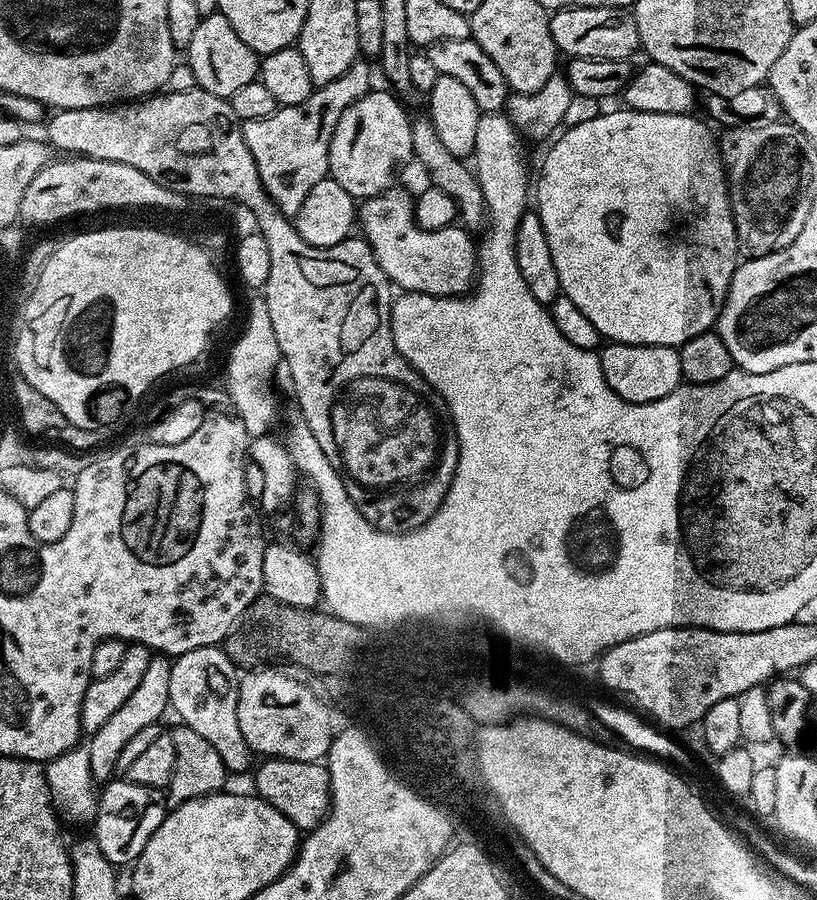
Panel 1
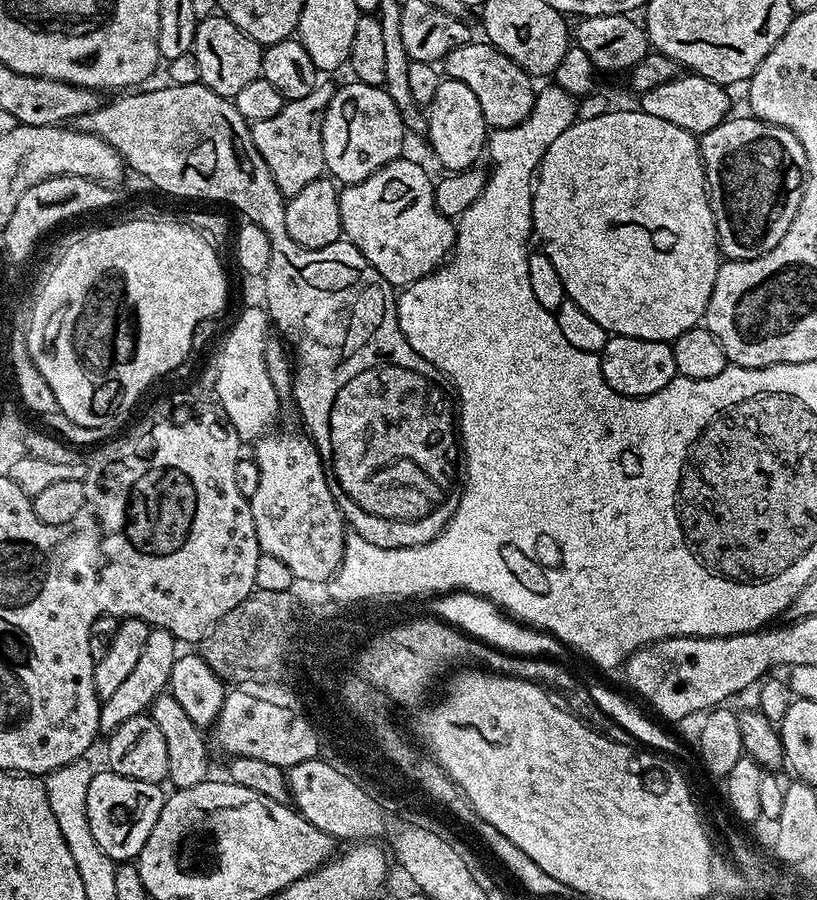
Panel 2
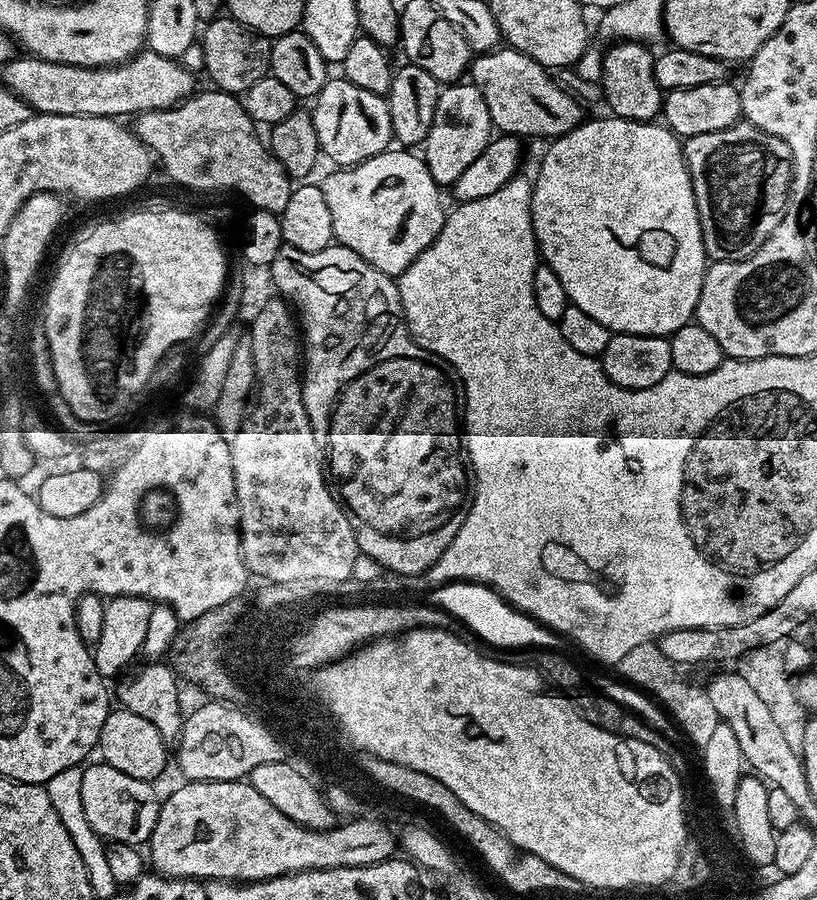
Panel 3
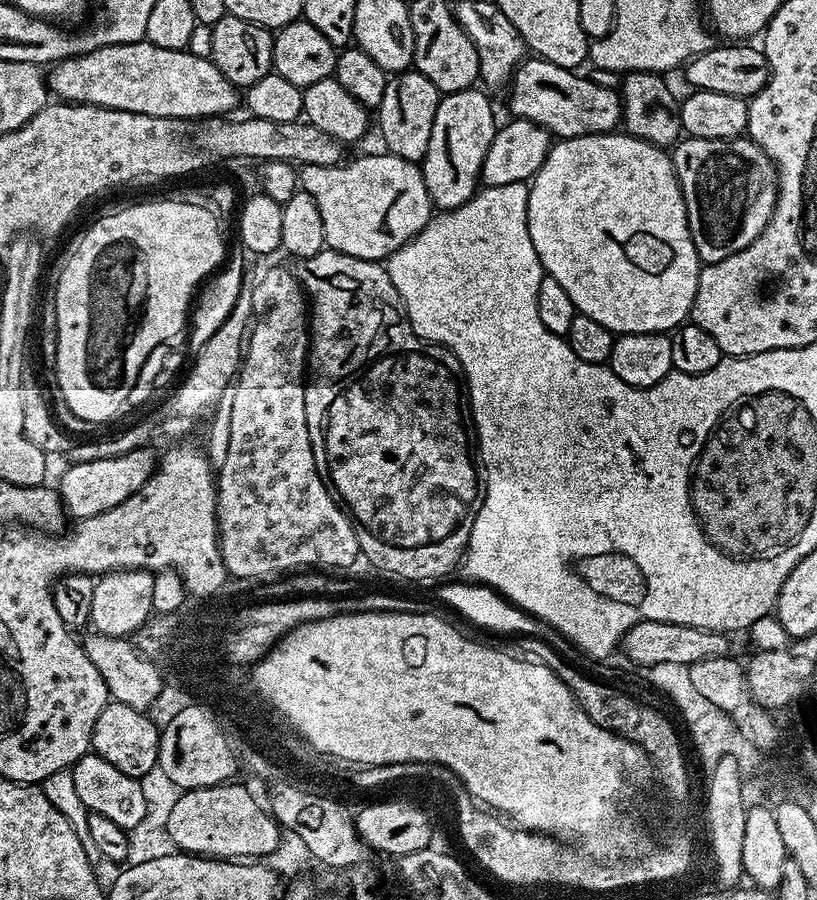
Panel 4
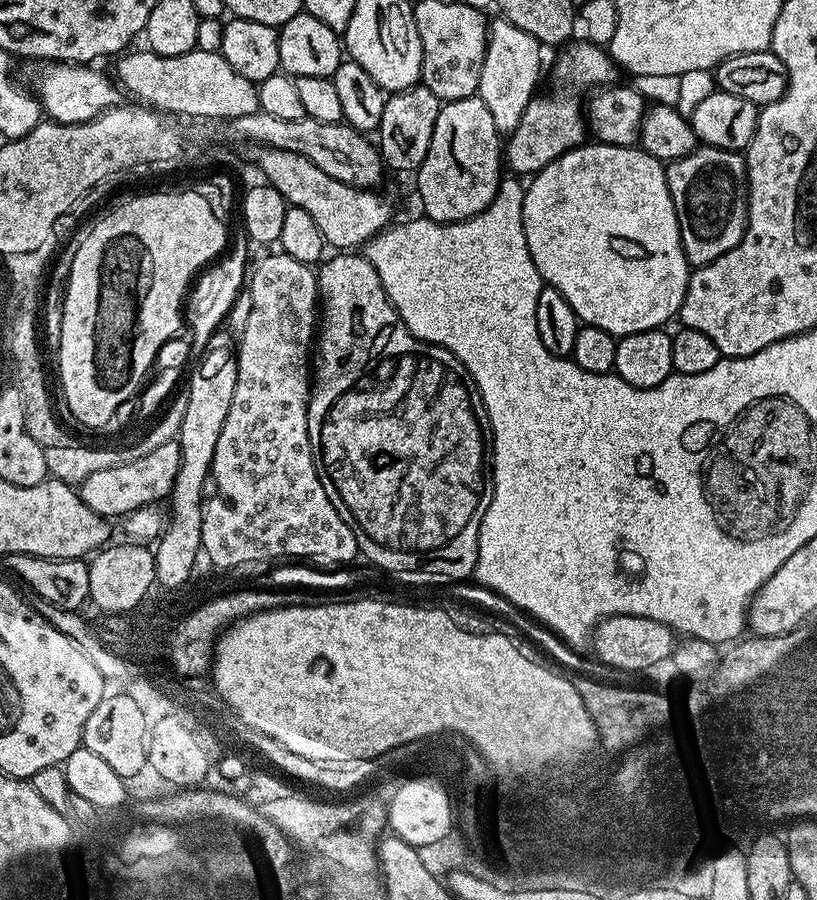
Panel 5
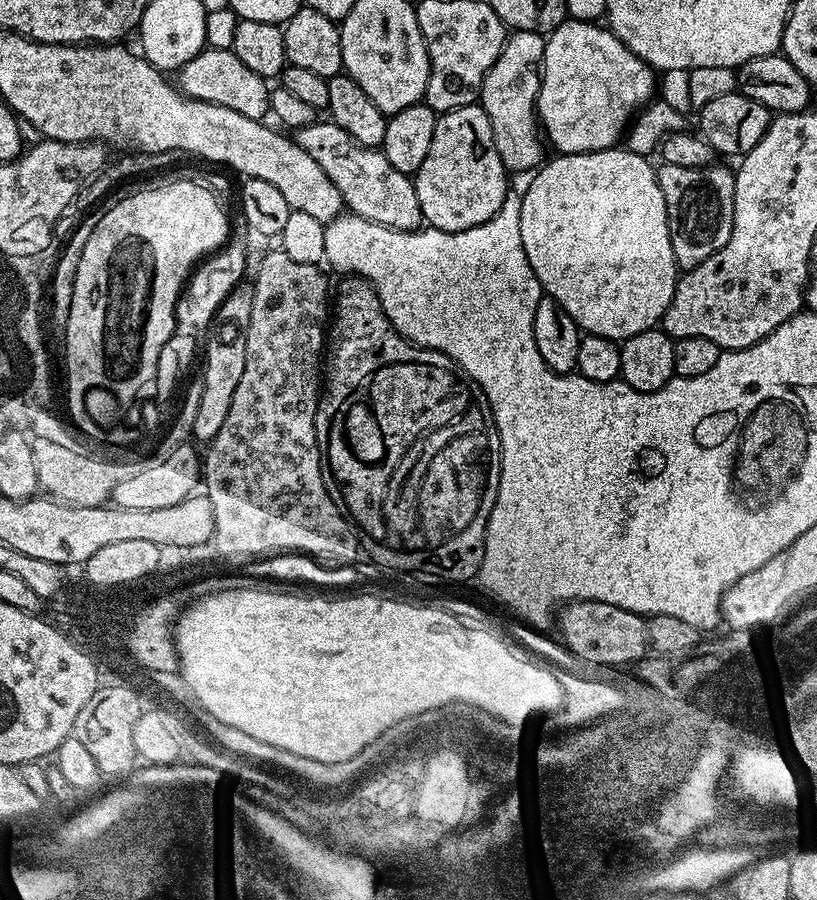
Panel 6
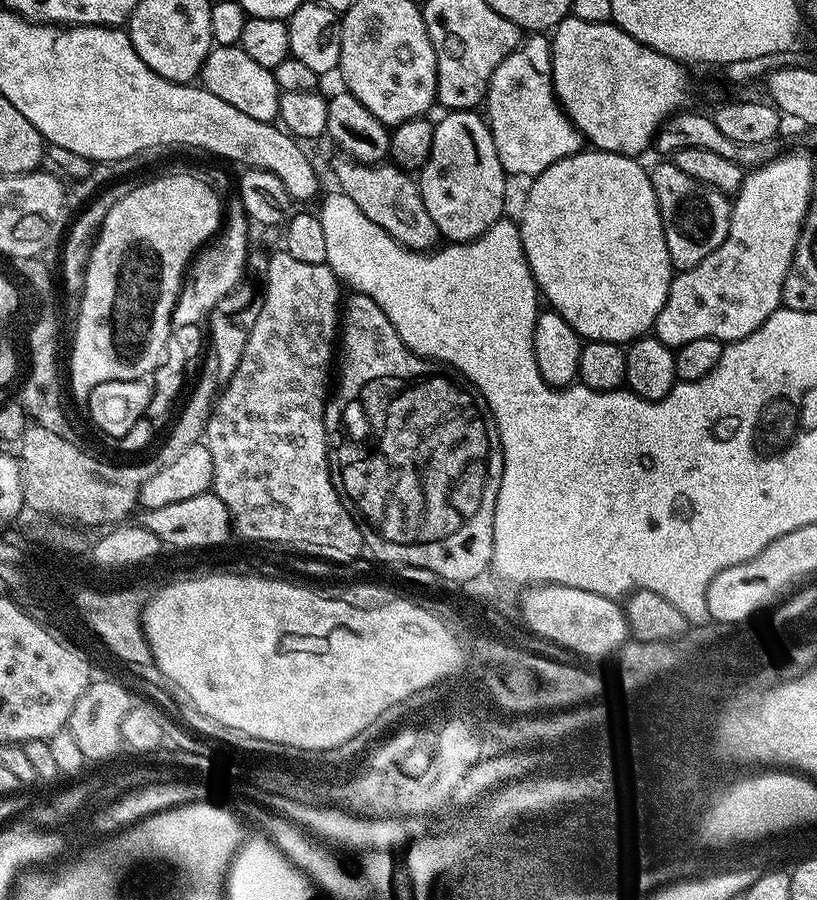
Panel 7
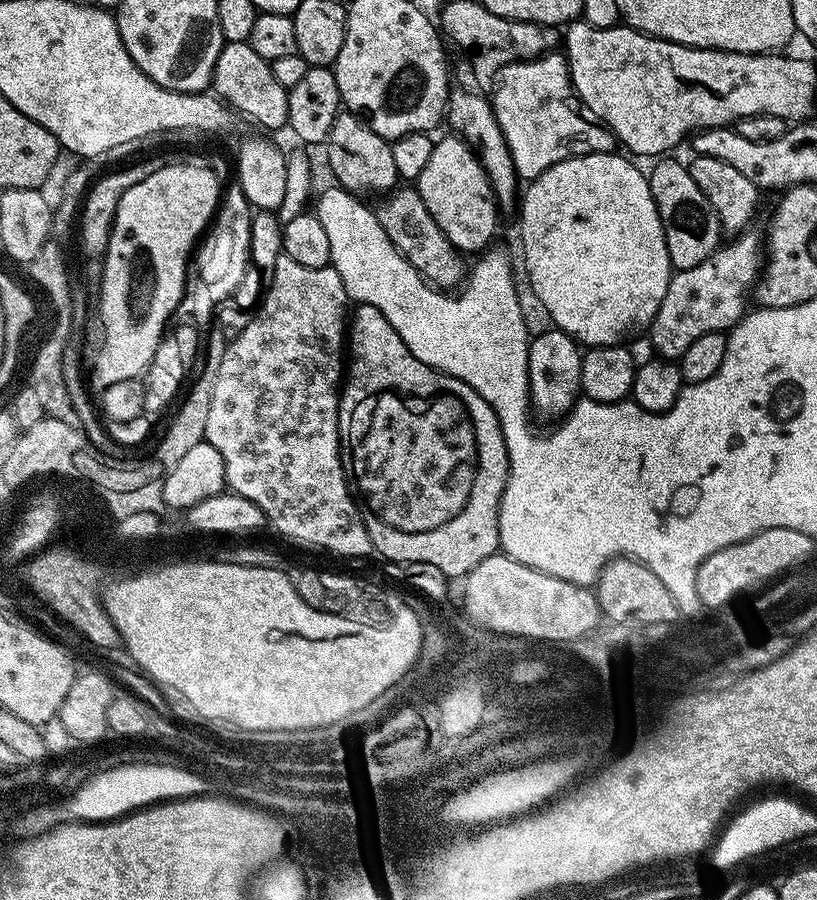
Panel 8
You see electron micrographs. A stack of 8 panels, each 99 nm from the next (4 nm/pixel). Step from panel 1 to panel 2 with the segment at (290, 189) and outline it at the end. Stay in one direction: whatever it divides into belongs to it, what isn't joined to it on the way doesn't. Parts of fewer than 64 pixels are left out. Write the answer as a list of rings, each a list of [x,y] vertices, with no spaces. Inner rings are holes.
[[[317,83],[306,98],[289,100],[278,110],[277,116],[251,125],[254,146],[272,172],[278,190],[285,198],[298,194],[302,186],[321,179],[325,175],[324,155],[322,154],[322,122],[328,109],[330,98],[336,92],[337,85]]]

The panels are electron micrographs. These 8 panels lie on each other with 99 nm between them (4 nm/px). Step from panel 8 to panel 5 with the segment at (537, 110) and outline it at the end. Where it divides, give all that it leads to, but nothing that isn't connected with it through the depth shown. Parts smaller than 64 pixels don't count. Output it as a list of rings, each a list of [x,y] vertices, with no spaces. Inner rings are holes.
[[[496,18],[488,25],[486,58],[482,62],[480,100],[486,102],[494,118],[494,126],[502,134],[513,132],[522,120],[522,114],[532,98],[537,95],[536,83],[540,80],[540,52],[542,45],[526,30],[518,30],[510,21]]]

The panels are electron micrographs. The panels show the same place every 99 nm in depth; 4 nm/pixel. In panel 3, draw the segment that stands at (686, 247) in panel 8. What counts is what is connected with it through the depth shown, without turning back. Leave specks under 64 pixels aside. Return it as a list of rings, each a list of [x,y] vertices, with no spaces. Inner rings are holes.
[[[747,122],[714,134],[694,134],[682,144],[698,206],[705,253],[713,261],[744,260],[774,234],[792,189],[790,146]]]

